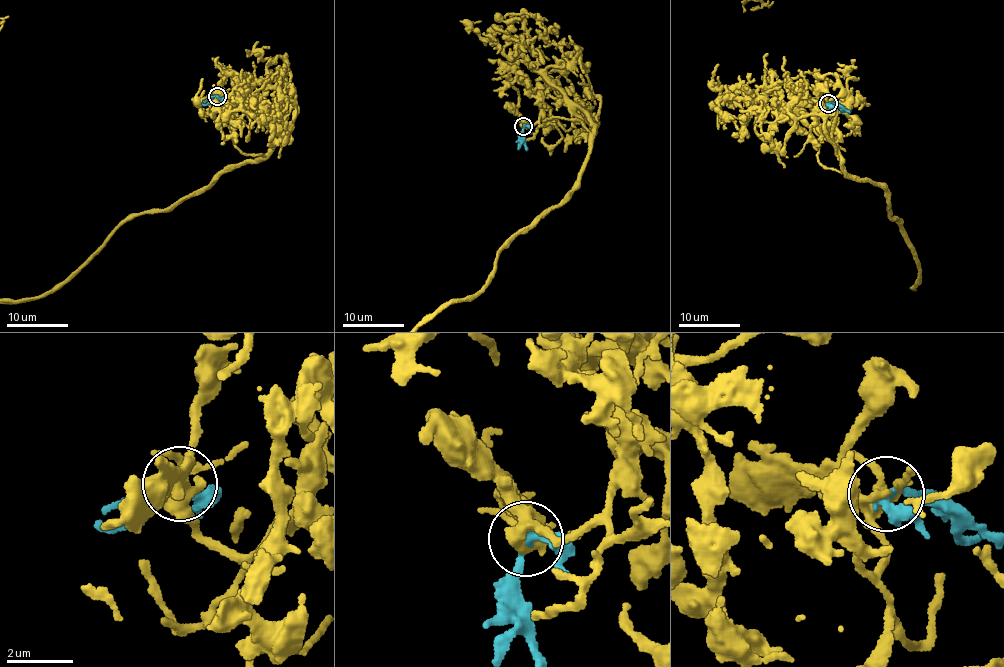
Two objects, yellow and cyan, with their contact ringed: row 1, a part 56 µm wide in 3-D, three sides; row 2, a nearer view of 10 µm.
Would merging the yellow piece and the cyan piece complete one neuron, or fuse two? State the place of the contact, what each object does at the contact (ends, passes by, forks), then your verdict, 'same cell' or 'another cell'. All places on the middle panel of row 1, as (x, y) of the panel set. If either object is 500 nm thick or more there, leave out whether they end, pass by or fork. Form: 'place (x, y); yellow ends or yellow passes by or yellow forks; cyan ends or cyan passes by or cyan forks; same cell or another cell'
place (523, 126); yellow forks; cyan passes by; another cell

